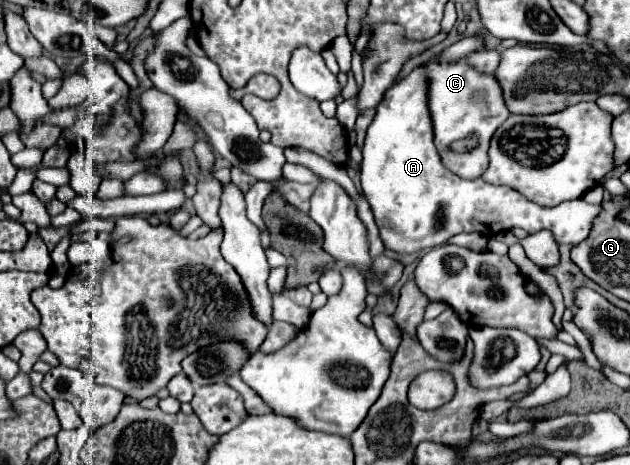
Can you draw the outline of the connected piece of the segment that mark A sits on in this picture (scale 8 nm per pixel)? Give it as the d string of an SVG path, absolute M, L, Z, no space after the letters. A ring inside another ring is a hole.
M422 69L412 71L406 79L402 79L398 85L390 87L378 109L376 115L368 127L366 141L364 141L364 159L362 159L362 169L360 169L360 179L362 179L362 189L364 195L372 207L374 221L380 231L380 239L386 249L394 253L418 253L422 249L432 249L438 245L444 245L450 237L458 233L482 233L486 237L492 237L496 233L506 233L512 227L526 229L528 233L536 233L542 229L552 231L554 239L558 243L570 243L578 245L584 241L590 231L592 223L600 215L602 205L588 205L582 199L572 199L564 201L556 207L542 207L538 203L528 201L522 193L508 185L492 185L486 183L484 179L462 179L448 171L432 143L432 123L430 123L430 113L428 113L428 97L426 97L426 75Z

